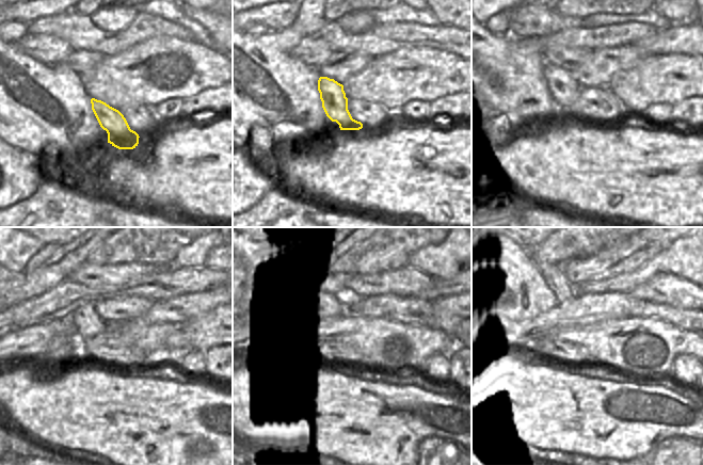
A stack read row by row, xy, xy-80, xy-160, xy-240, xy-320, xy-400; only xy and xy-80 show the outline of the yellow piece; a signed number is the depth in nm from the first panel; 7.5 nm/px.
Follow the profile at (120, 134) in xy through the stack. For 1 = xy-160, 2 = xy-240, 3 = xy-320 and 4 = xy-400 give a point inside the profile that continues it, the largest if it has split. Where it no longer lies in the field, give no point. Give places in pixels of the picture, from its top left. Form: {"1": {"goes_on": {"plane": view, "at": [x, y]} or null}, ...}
{"1": {"goes_on": {"plane": "xy-160", "at": [564, 90]}}, "2": {"goes_on": {"plane": "xy-240", "at": [86, 322]}}, "3": {"goes_on": {"plane": "xy-320", "at": [332, 298]}}, "4": {"goes_on": {"plane": "xy-400", "at": [563, 290]}}}

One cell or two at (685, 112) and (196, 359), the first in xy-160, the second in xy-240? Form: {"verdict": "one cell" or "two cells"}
{"verdict": "two cells"}

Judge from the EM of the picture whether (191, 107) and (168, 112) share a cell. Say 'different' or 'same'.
different

